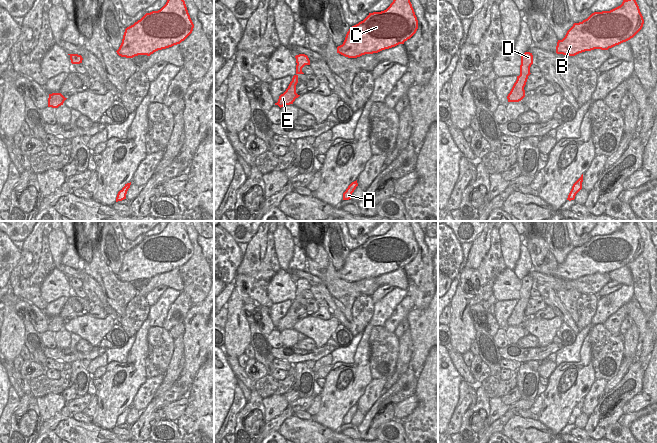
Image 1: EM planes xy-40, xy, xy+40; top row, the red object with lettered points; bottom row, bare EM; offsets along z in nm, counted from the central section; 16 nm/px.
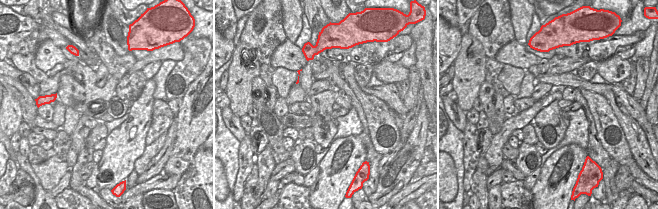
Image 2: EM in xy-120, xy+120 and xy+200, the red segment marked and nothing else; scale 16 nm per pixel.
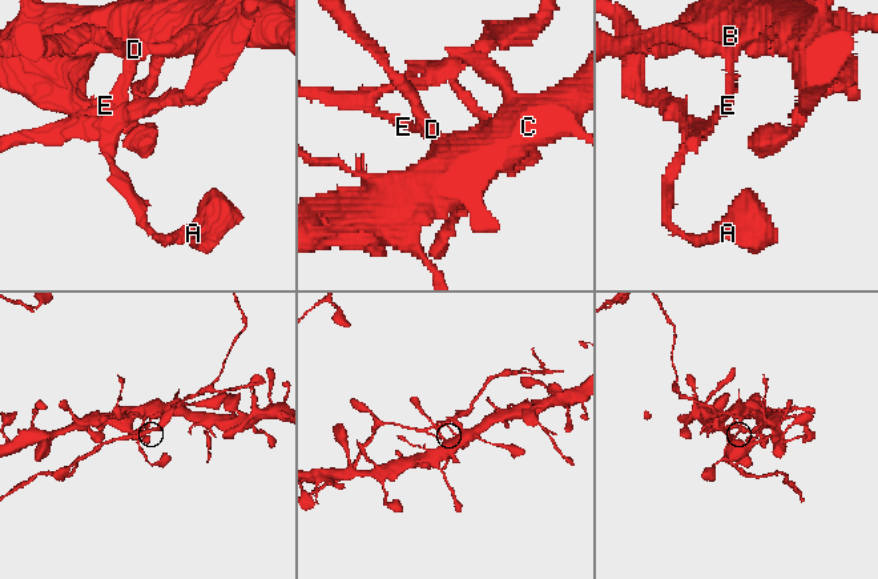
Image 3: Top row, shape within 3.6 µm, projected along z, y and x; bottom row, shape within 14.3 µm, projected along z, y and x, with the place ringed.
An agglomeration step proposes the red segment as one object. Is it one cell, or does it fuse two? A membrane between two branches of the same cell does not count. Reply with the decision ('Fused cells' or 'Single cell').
Fused cells

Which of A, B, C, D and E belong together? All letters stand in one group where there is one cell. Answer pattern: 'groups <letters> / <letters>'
groups A E / B C D

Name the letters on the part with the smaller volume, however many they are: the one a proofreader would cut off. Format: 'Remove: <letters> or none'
Remove: A, E

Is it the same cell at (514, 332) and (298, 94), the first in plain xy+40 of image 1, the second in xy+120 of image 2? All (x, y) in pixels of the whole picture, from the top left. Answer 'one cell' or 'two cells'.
one cell

